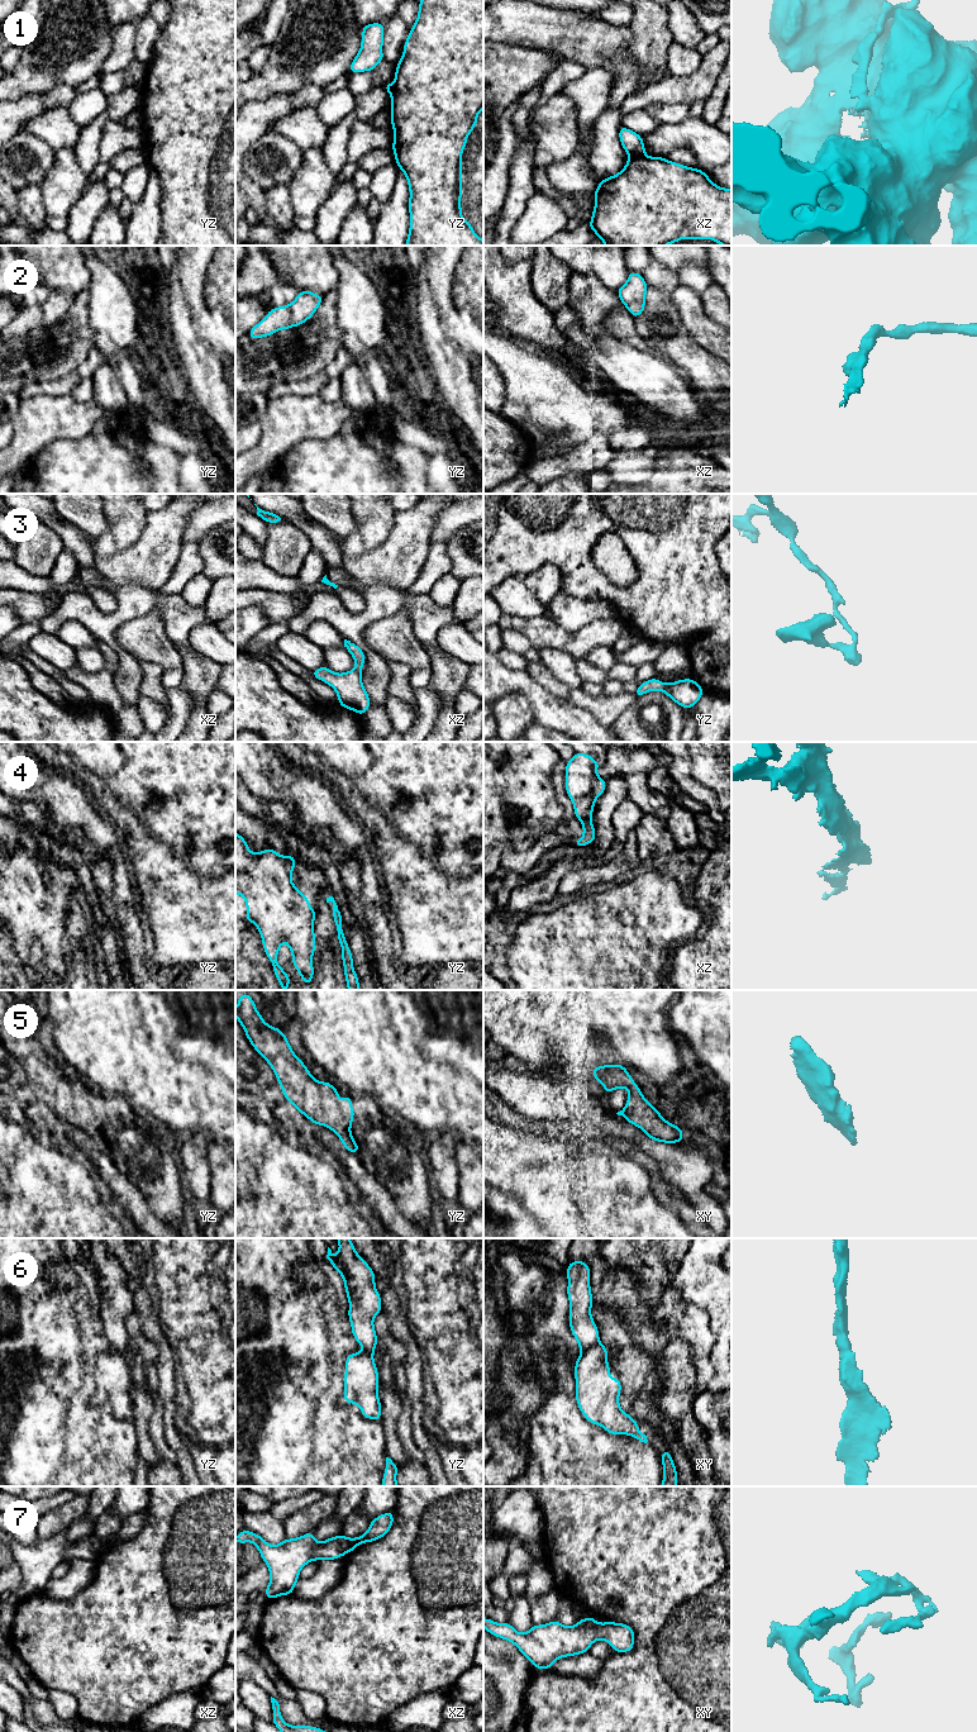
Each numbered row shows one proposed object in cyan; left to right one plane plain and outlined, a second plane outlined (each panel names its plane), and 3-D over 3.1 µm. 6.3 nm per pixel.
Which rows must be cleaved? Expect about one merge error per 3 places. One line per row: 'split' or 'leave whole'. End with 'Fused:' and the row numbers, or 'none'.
1: split
2: leave whole
3: leave whole
4: leave whole
5: leave whole
6: split
7: leave whole
Fused: 1, 6

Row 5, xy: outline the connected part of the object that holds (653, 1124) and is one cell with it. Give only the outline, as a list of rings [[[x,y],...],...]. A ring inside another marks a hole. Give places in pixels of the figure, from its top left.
[[[620,1064],[595,1066],[592,1070],[595,1080],[605,1086],[609,1095],[618,1088],[626,1088],[629,1096],[625,1108],[618,1112],[625,1120],[639,1127],[650,1139],[663,1143],[682,1143],[683,1132],[680,1127],[667,1122],[657,1108],[654,1108],[642,1094],[629,1071]]]

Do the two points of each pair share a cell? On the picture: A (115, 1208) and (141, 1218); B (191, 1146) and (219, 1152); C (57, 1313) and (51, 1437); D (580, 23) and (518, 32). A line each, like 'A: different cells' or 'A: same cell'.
A: different cells
B: different cells
C: same cell
D: same cell

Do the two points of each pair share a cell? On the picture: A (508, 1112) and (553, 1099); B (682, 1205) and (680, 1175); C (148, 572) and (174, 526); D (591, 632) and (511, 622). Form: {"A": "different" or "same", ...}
{"A": "different", "B": "different", "C": "same", "D": "same"}

